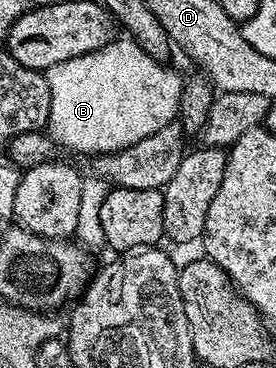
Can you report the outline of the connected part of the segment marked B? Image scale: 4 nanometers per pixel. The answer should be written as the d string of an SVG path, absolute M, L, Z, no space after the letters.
M131 38L124 39L112 39L99 50L45 69L45 81L51 90L47 132L62 149L86 152L87 157L94 158L102 153L121 151L178 119L183 76L172 72L168 63L155 59Z

